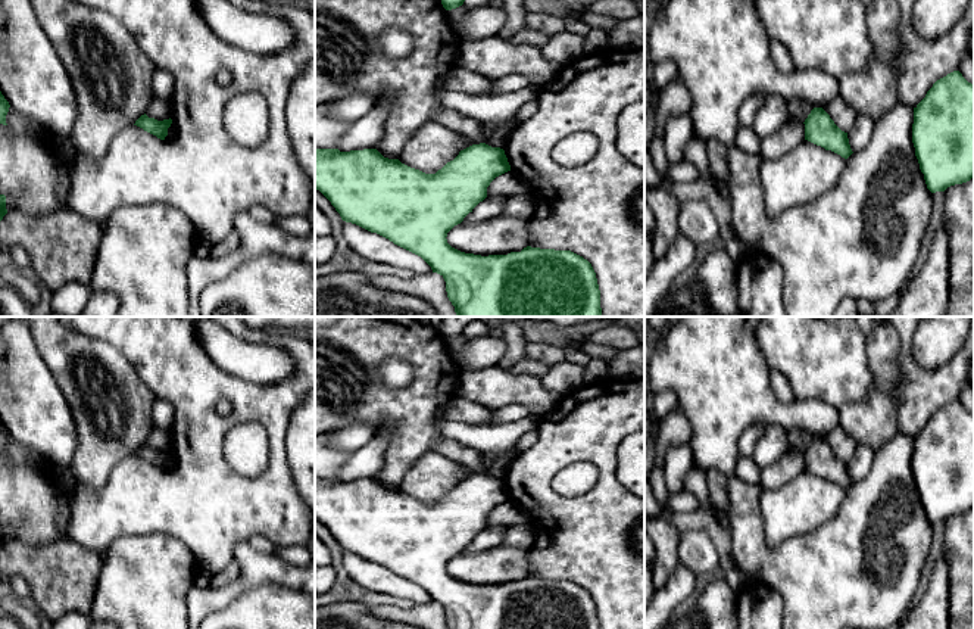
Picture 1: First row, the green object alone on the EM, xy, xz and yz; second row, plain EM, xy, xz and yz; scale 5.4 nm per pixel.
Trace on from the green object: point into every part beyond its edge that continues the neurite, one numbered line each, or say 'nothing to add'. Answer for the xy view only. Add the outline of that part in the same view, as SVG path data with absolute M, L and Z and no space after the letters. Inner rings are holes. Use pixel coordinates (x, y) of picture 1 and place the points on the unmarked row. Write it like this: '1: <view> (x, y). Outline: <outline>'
nothing to add

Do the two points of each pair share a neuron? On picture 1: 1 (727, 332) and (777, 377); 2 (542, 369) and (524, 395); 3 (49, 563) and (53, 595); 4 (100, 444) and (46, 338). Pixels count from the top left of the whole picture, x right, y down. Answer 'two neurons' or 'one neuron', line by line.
1: two neurons
2: two neurons
3: one neuron
4: one neuron

